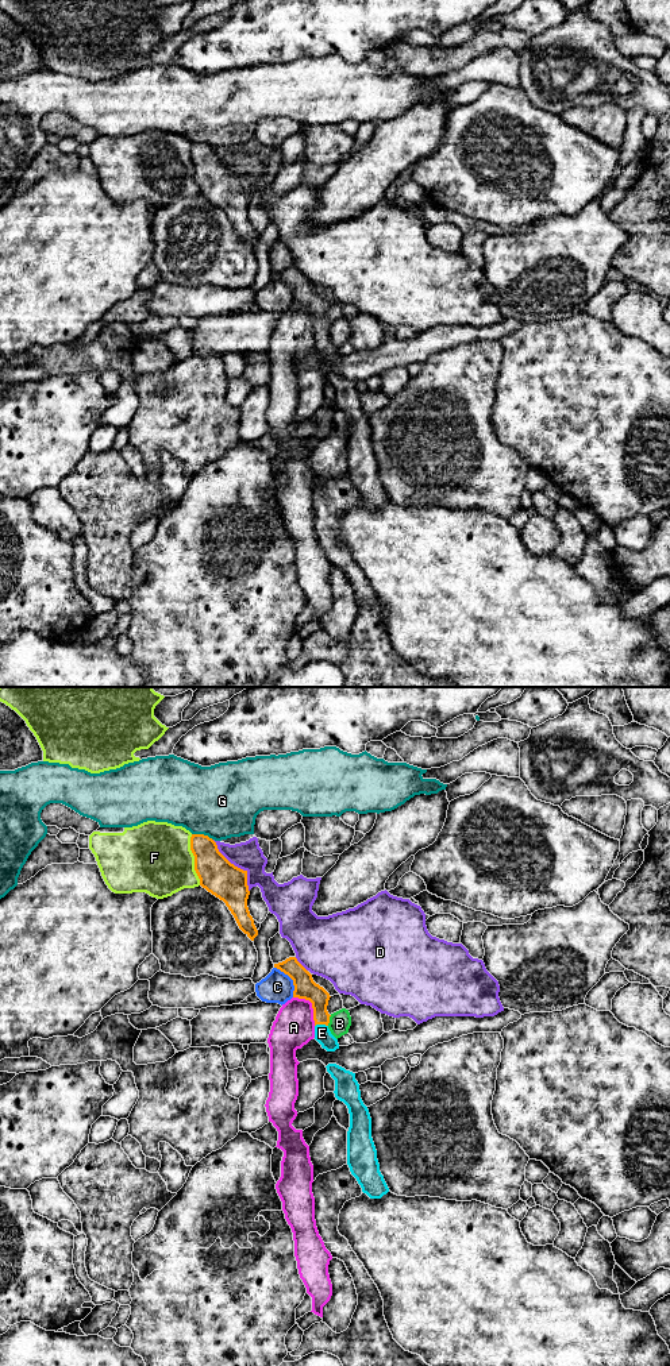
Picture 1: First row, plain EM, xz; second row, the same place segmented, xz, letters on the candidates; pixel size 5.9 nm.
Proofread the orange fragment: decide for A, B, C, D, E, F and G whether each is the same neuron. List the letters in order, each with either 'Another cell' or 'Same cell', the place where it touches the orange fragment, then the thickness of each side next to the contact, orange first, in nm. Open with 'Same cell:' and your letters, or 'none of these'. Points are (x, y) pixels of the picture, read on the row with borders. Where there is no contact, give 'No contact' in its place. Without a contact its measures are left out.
Same cell: E
A: Another cell. Touches orange at xz (312, 1006). Thickness 130 nm (orange) against 240 nm
B: Another cell. Touches orange at xz (328, 1021). Thickness 130 nm (orange) against 130 nm
C: Another cell. Touches orange at xz (292, 979). Thickness 130 nm (orange) against 190 nm
D: Another cell. Touches orange at xz (237, 867). Thickness 220 nm (orange) against 170 nm
E: Same cell. Touches orange at xz (320, 1023). Thickness 130 nm (orange) against 100 nm
F: Another cell. Touches orange at xz (195, 860). Thickness 220 nm (orange) against 440 nm
G: Another cell. Touches orange at xz (203, 834). Thickness 220 nm (orange) against 440 nm

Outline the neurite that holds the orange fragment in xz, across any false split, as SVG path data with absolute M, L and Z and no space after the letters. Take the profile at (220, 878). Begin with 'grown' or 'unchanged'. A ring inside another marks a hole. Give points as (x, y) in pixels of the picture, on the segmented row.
unchanged; M192 834L190 850L200 885L226 903L239 929L254 941L258 930L247 907L247 871L231 864L208 836Z

